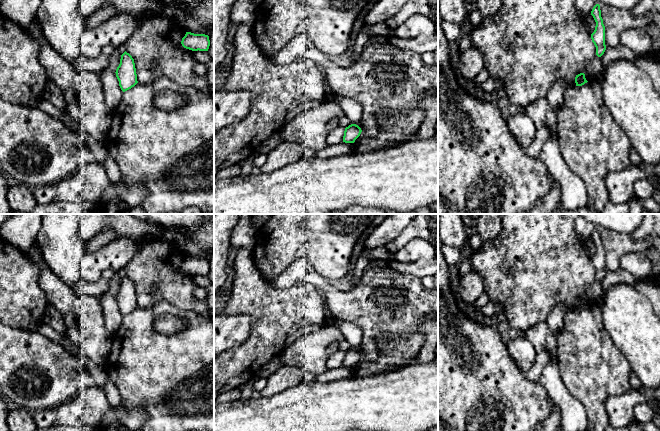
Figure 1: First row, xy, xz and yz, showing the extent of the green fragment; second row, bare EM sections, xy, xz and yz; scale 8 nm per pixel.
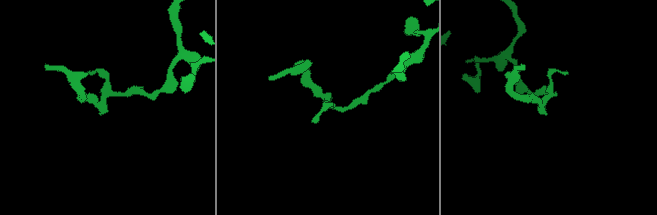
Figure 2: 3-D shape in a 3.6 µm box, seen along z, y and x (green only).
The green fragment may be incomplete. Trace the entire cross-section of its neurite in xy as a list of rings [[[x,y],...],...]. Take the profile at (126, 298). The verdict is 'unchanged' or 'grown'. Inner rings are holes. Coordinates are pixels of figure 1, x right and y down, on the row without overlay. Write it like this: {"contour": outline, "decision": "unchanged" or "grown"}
{"contour": [[[126,275],[121,279],[120,288],[115,297],[123,316],[138,307],[134,283]]], "decision": "unchanged"}

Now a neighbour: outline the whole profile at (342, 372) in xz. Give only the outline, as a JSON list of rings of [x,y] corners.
[[[341,366],[336,369],[327,369],[323,373],[317,375],[316,381],[326,383],[341,379],[351,379],[355,377],[353,367]]]

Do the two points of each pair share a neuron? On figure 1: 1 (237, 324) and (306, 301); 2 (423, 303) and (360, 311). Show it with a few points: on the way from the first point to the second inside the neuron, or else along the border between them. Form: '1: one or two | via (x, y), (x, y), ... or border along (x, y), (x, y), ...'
1: two | border along (230, 314), (253, 319), (244, 341)
2: one | via (407, 307), (393, 320), (383, 311), (376, 311)

